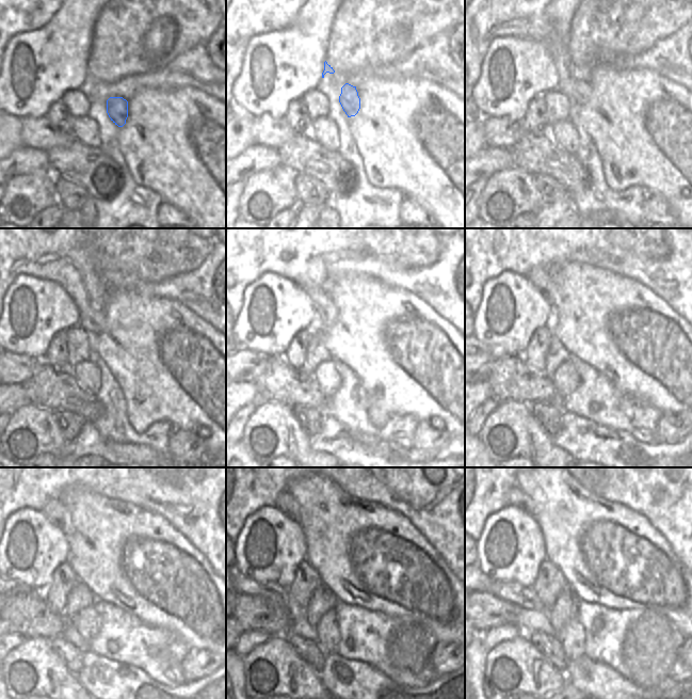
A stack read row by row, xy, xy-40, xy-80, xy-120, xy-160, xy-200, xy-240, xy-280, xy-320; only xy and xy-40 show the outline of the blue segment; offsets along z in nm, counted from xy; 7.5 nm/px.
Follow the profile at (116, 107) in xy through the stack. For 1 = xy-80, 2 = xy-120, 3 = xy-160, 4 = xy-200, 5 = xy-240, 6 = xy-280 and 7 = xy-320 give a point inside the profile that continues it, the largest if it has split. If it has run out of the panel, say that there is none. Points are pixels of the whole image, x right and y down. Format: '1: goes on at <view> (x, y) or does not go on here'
1: goes on at xy-80 (575, 80)
2: goes on at xy-120 (92, 319)
3: goes on at xy-160 (326, 311)
4: goes on at xy-200 (541, 277)
5: goes on at xy-240 (58, 513)
6: goes on at xy-280 (285, 502)
7: goes on at xy-320 (516, 497)

